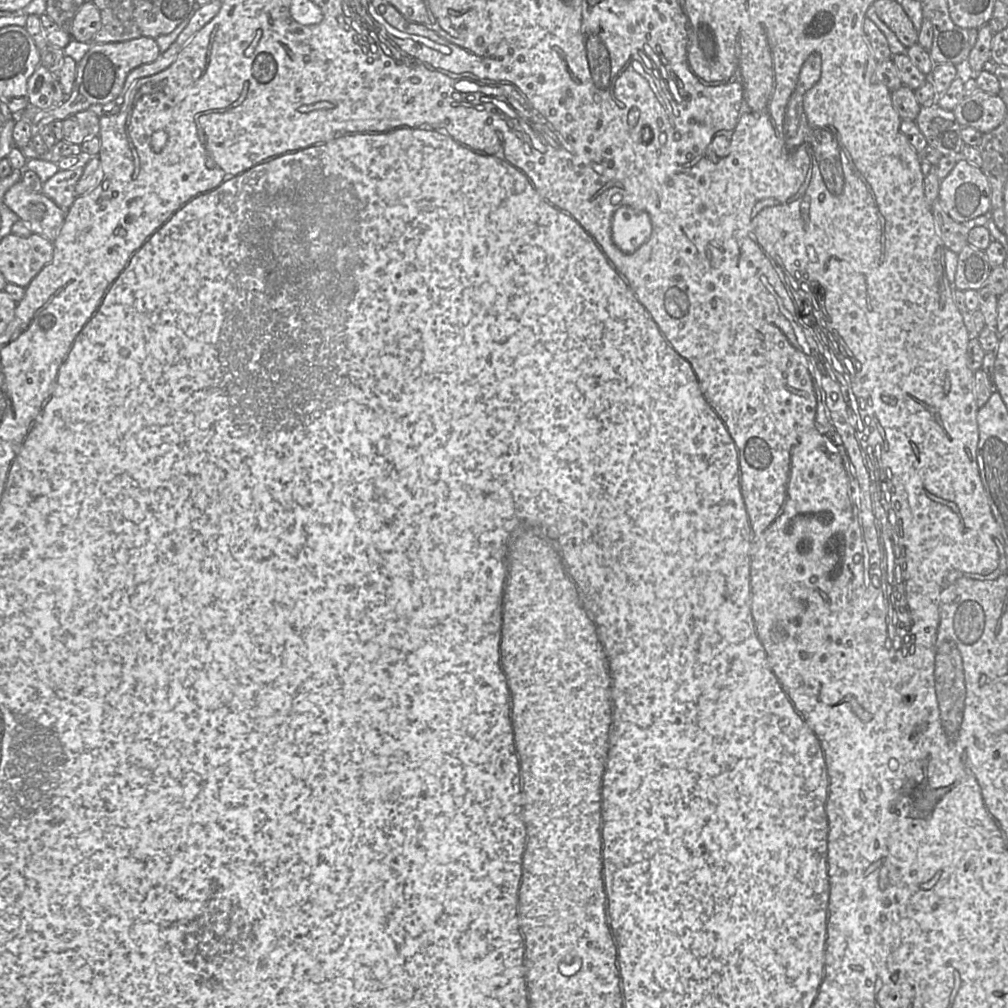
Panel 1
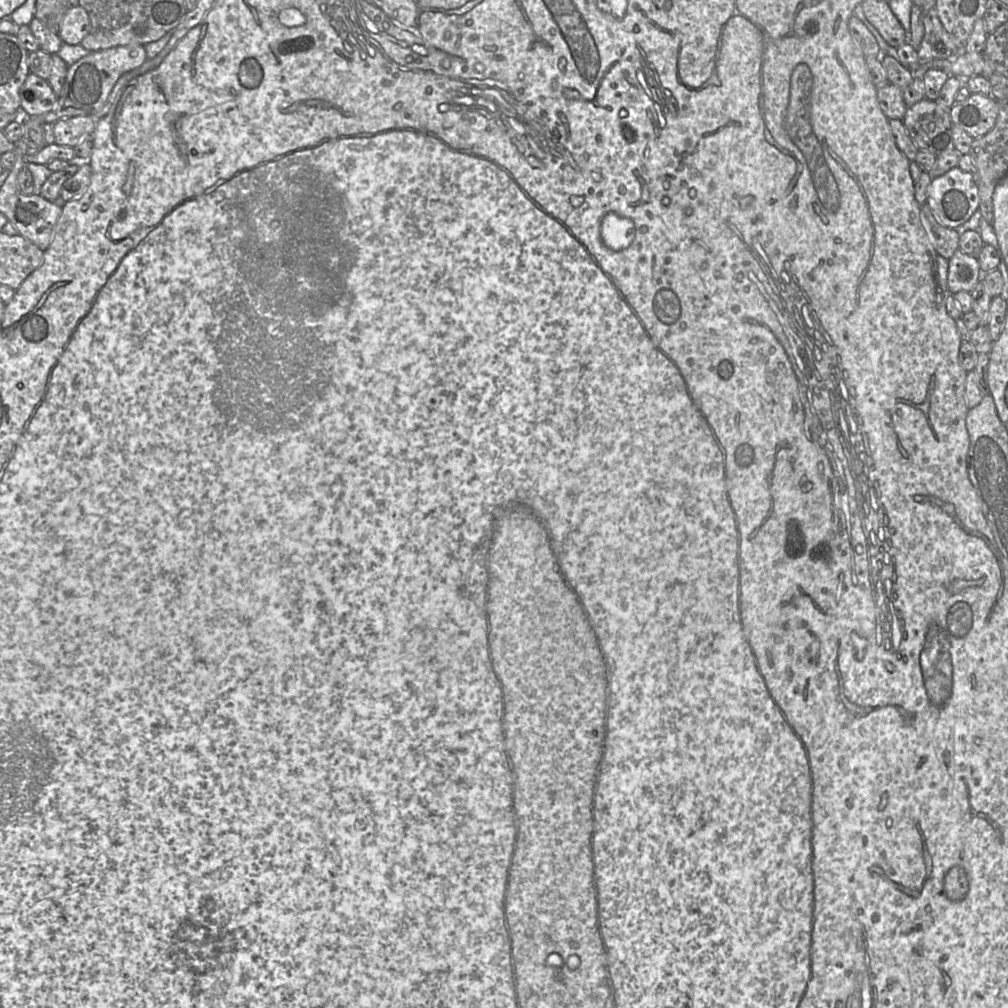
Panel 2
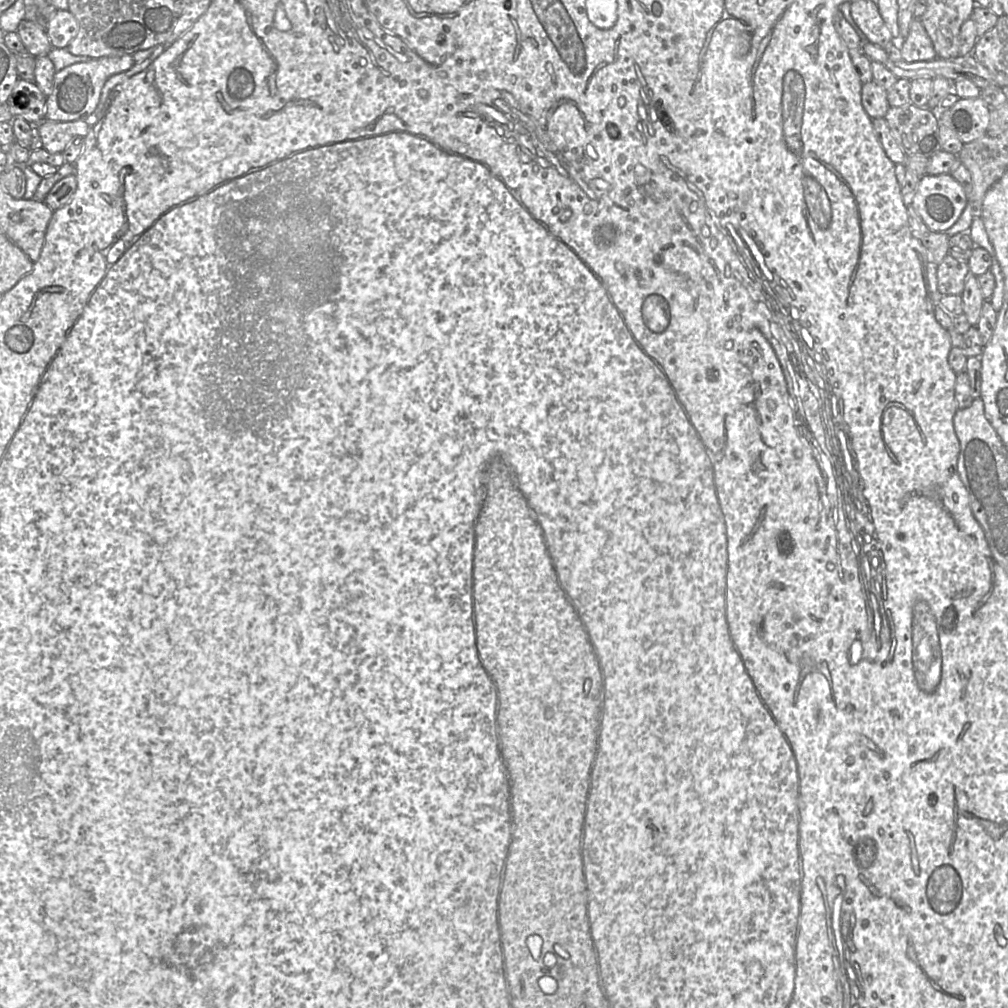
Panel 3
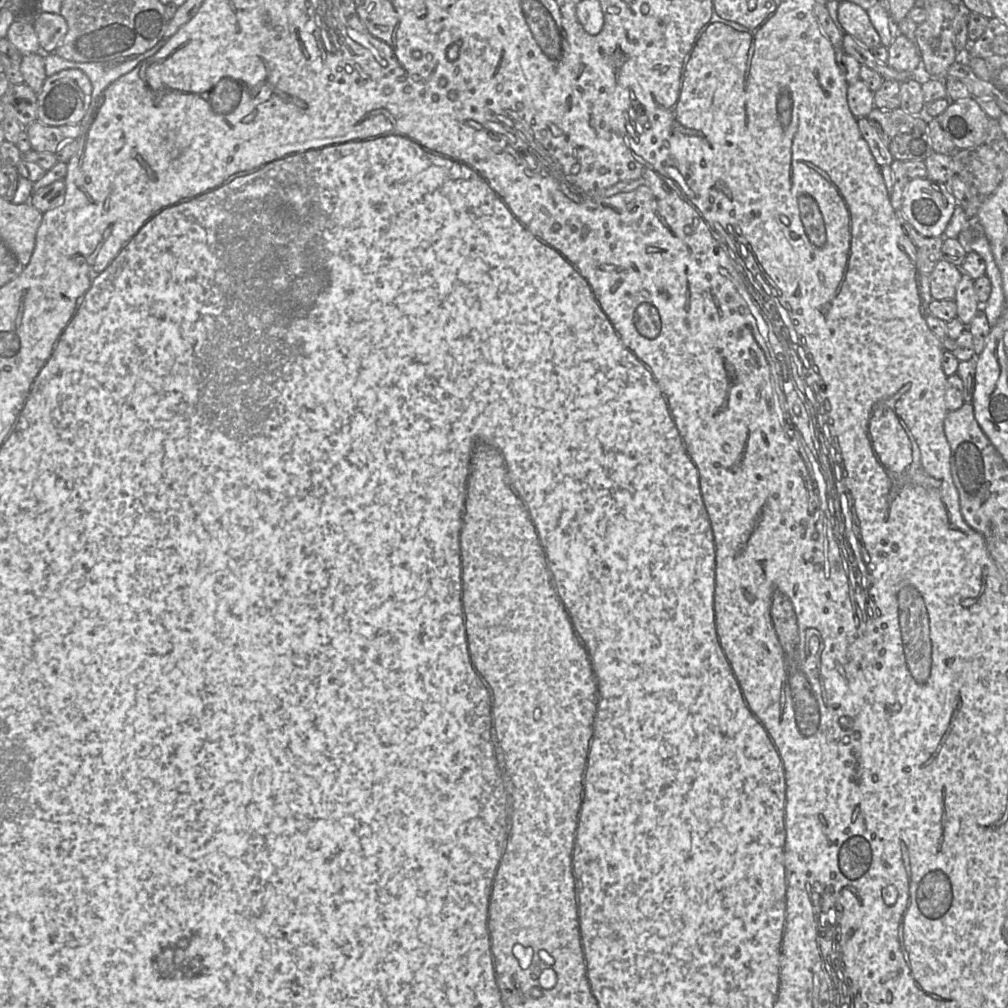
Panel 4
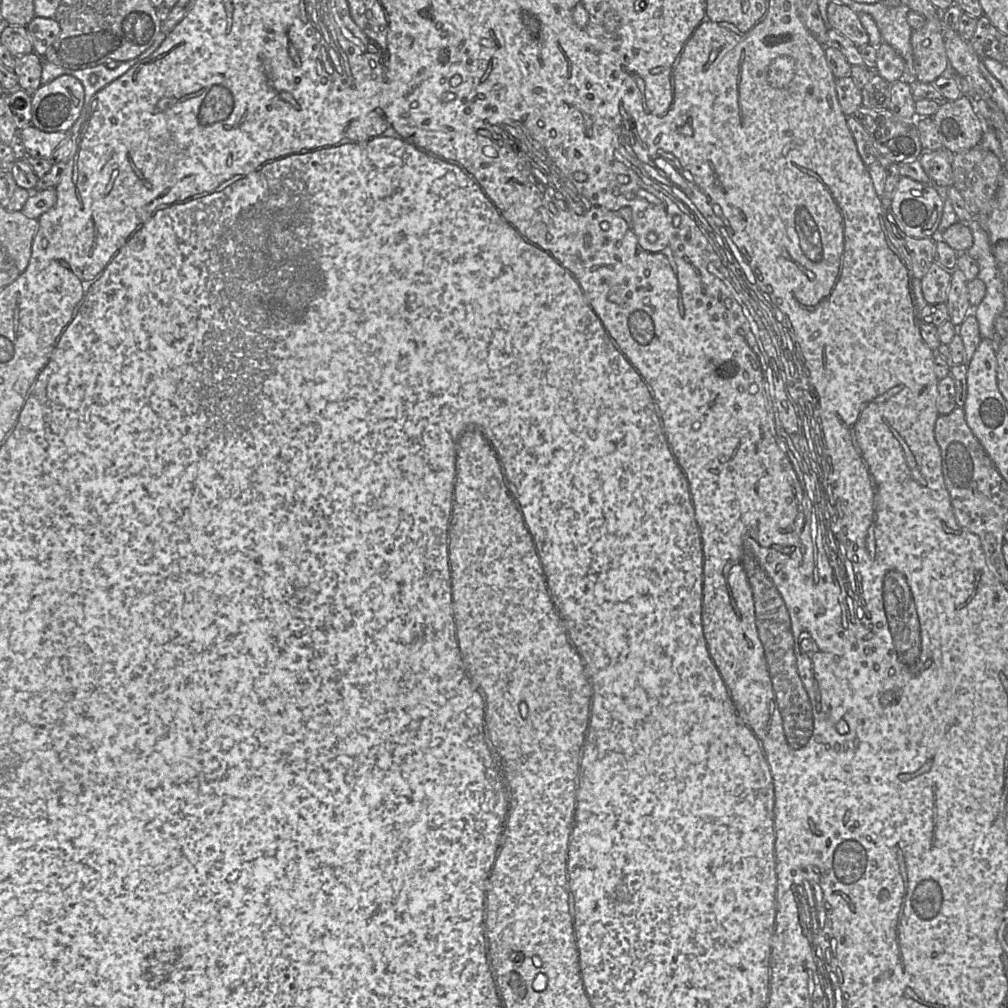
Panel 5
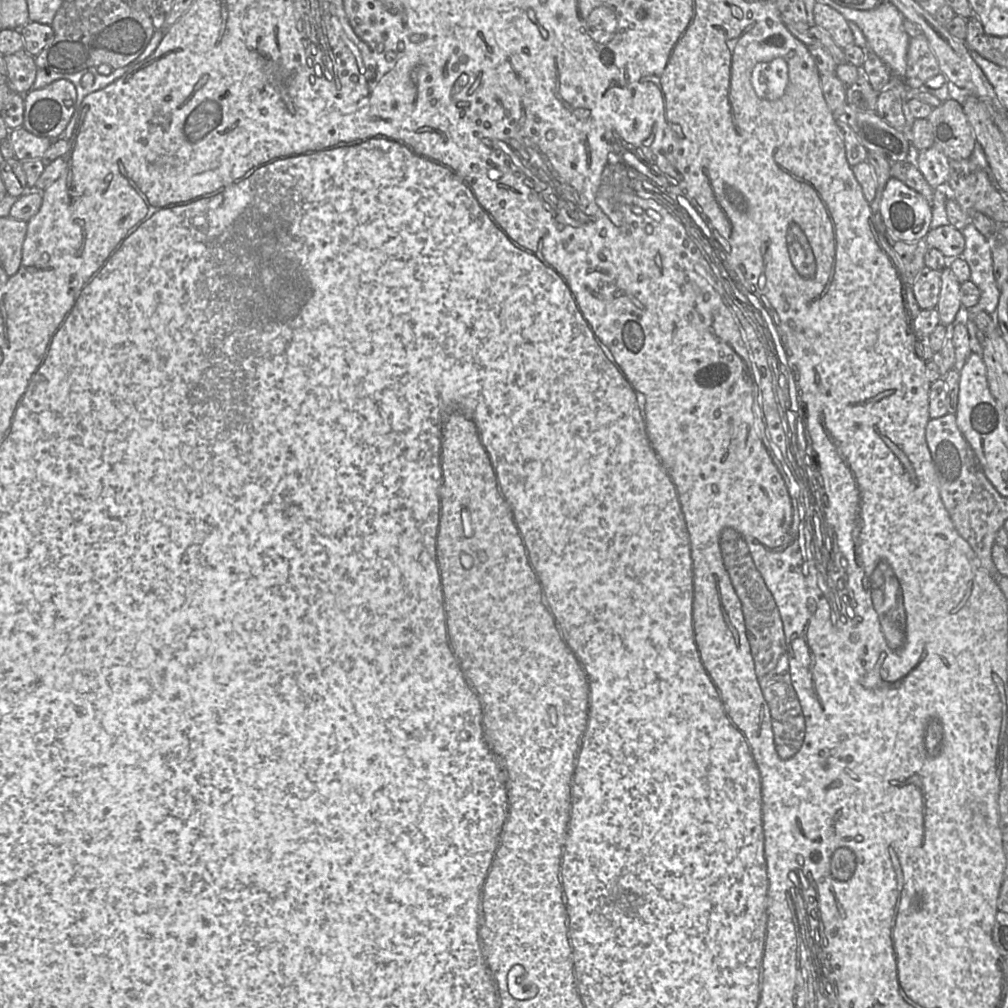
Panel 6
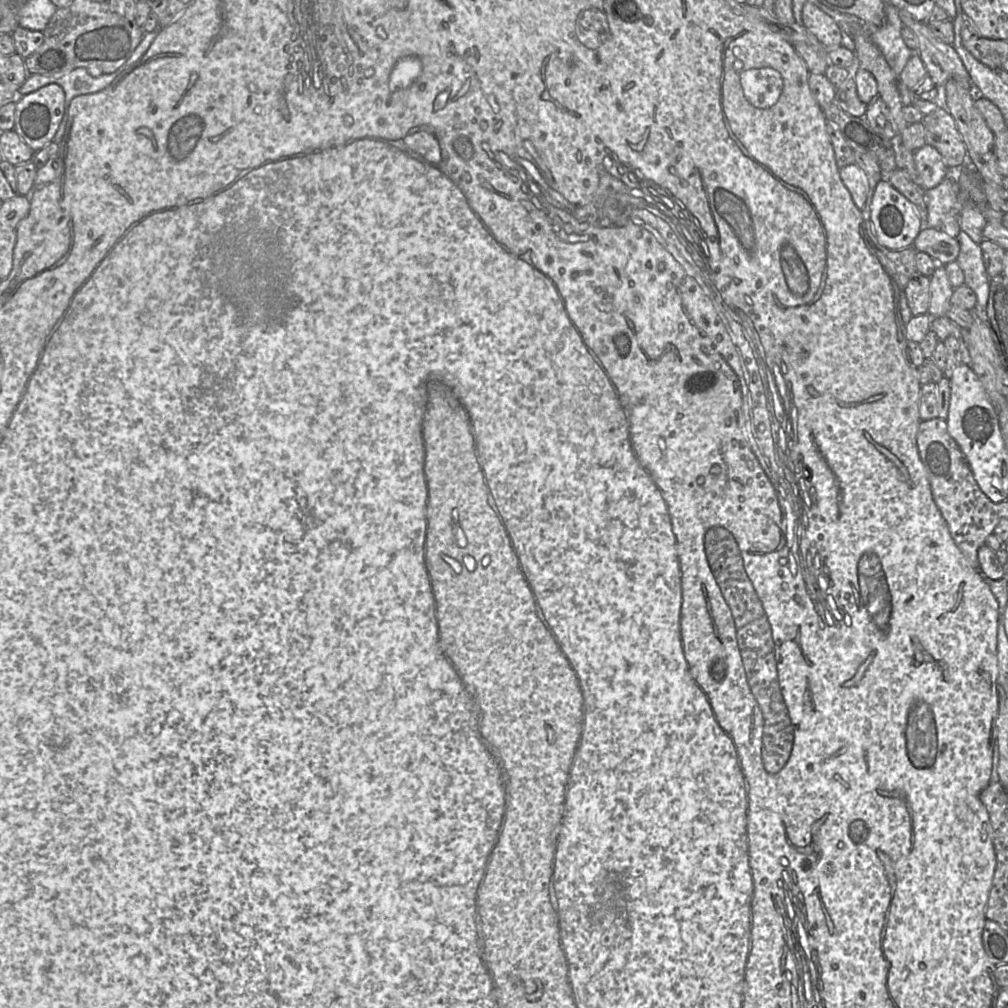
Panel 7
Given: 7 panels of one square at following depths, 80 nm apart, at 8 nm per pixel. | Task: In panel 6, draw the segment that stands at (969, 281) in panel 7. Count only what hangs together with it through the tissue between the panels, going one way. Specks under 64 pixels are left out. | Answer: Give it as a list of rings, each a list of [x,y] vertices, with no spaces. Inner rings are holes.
[[[969,223],[962,228],[965,238],[965,248],[960,257],[970,267],[970,281],[980,290],[979,302],[969,310],[971,313],[996,313],[1000,290],[997,286],[992,259],[992,242]]]

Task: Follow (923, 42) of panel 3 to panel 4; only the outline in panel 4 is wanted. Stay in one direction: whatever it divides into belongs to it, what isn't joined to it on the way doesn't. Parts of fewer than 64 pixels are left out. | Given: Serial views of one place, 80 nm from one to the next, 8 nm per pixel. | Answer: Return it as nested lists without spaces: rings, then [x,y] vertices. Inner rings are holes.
[[[897,35],[887,50],[887,63],[895,70],[909,73],[920,71],[921,55],[913,39]]]

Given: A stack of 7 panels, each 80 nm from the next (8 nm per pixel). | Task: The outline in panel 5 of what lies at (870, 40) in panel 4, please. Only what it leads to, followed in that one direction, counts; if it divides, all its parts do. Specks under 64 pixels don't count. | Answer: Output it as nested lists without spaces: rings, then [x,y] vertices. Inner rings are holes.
[[[830,2],[827,8],[826,24],[829,29],[837,31],[858,47],[869,44],[869,35],[858,14],[841,3]]]

